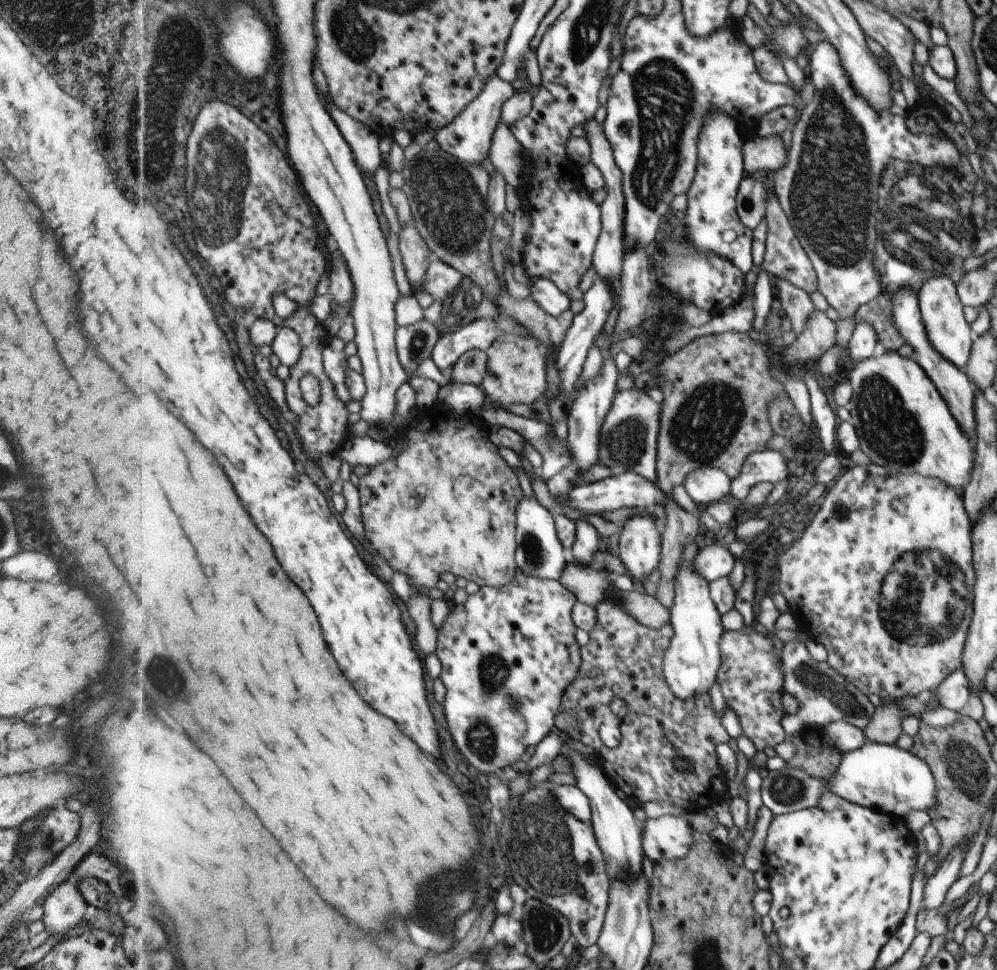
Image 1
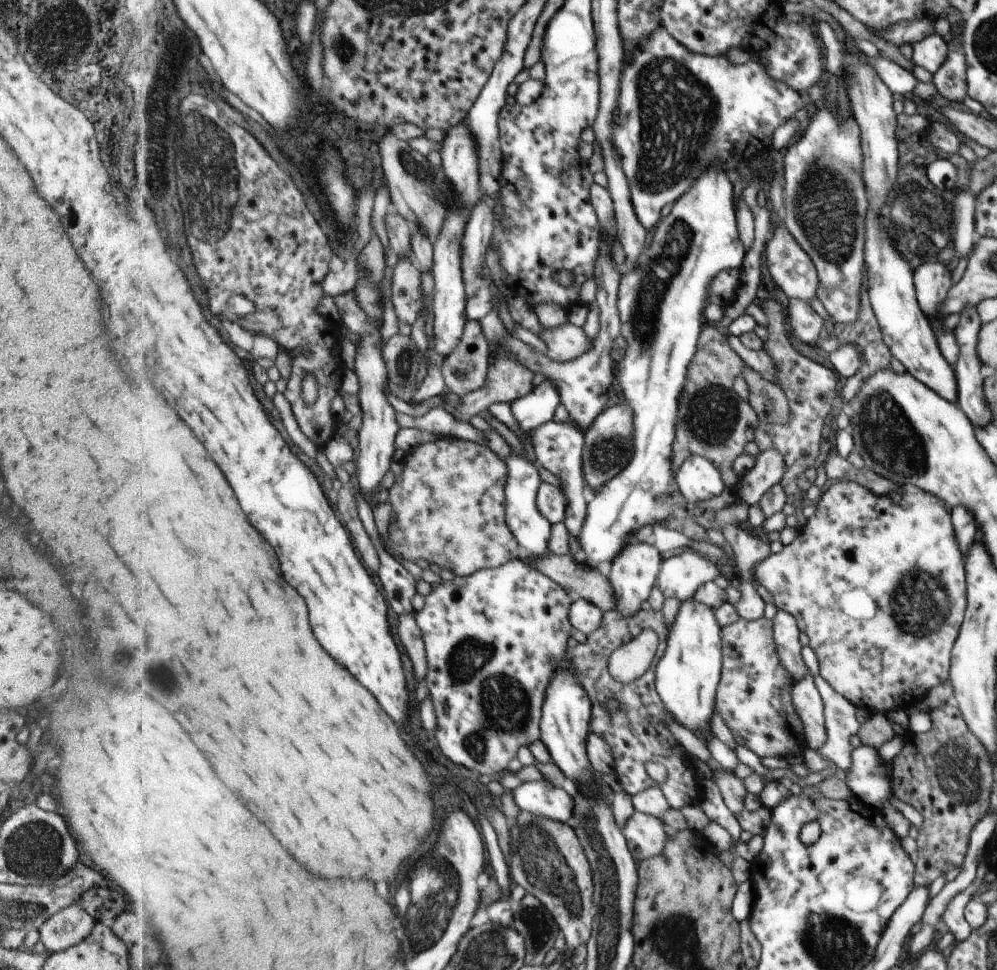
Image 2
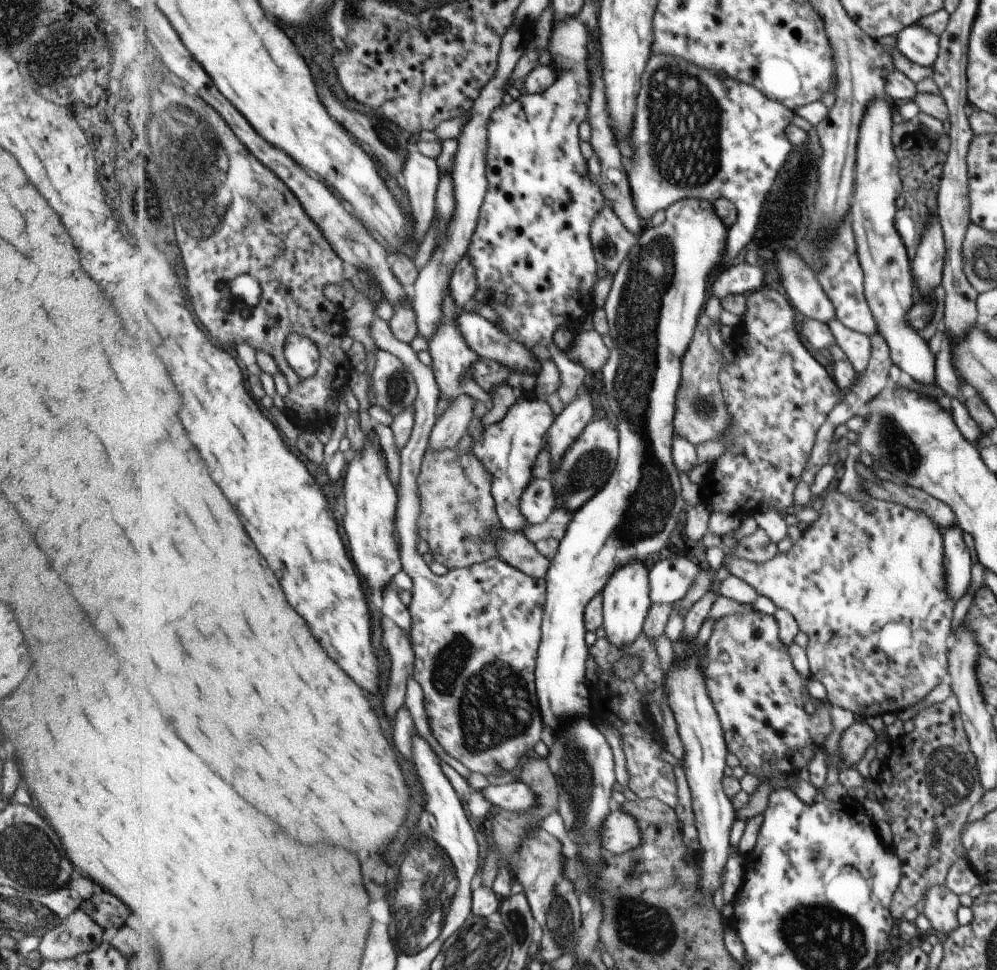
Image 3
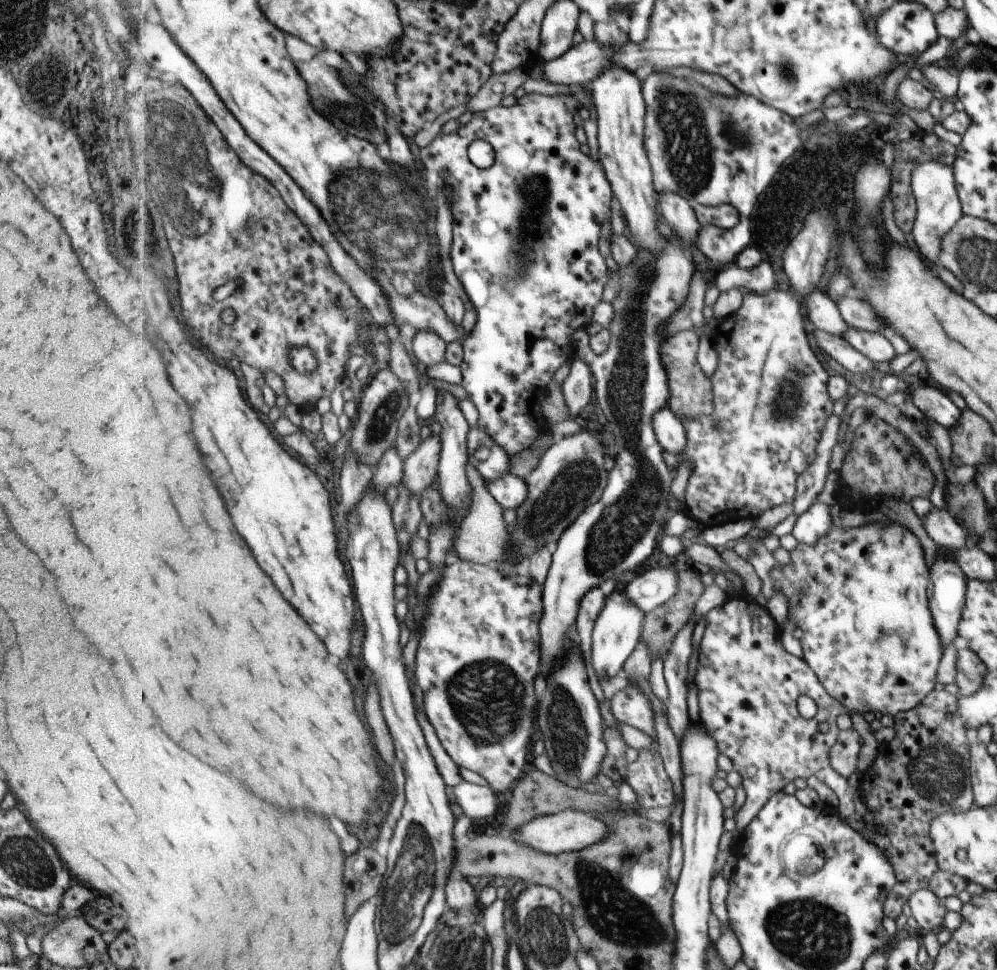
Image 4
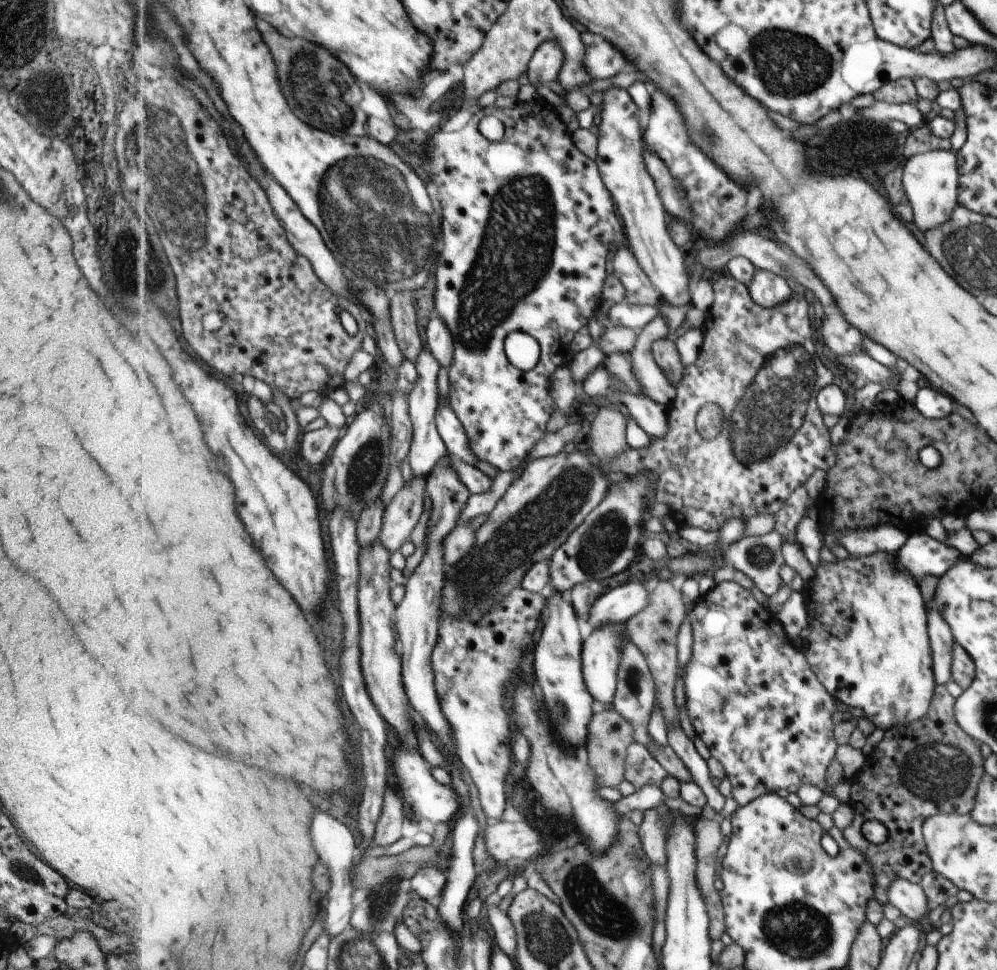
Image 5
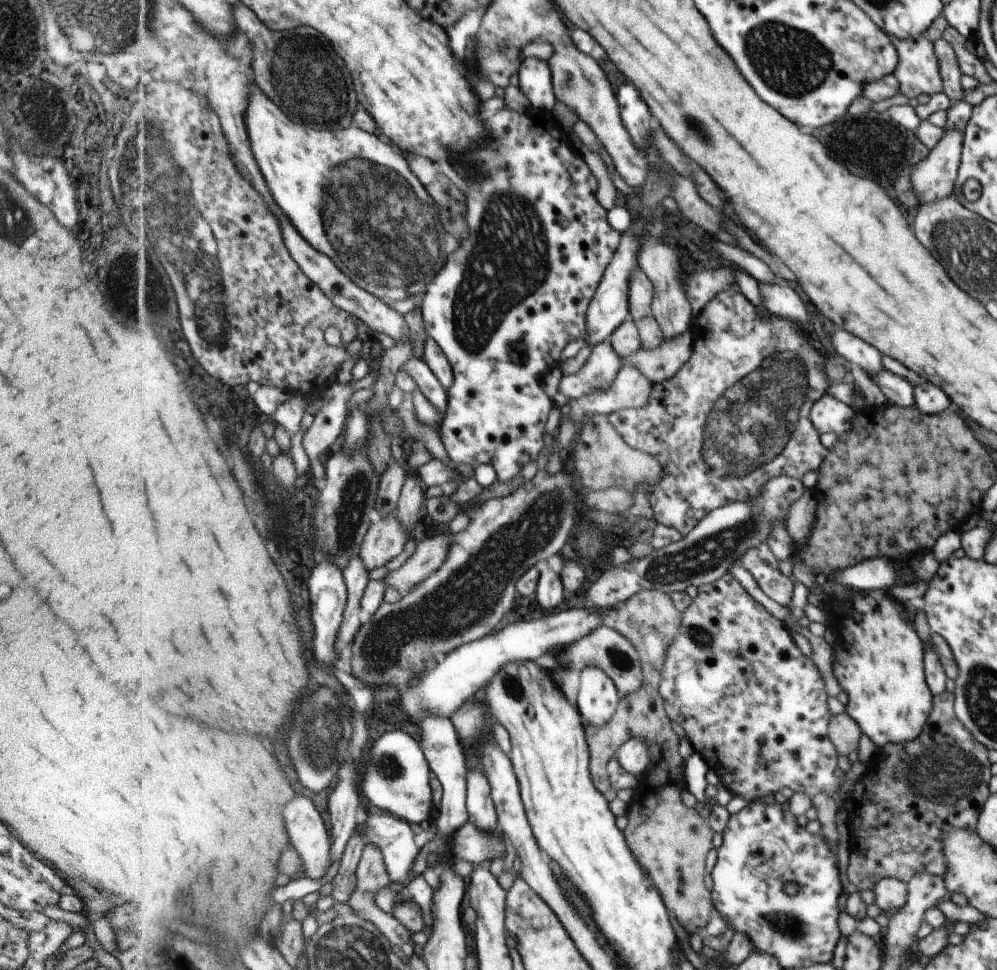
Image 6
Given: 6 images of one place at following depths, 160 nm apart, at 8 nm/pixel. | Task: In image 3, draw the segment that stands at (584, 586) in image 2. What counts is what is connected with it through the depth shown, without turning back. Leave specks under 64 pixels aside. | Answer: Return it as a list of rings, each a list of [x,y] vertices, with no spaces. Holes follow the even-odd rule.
[[[502,528],[496,531],[498,536],[499,558],[510,562],[519,570],[535,578],[546,578],[552,560],[539,552],[536,543],[531,542],[523,533],[507,531]]]

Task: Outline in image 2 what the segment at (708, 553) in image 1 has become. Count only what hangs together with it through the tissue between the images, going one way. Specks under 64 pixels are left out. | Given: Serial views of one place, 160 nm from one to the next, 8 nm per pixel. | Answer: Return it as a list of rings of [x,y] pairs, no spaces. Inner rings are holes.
[[[689,548],[664,560],[657,585],[663,589],[667,599],[677,597],[683,602],[693,599],[701,586],[719,577],[717,563]]]

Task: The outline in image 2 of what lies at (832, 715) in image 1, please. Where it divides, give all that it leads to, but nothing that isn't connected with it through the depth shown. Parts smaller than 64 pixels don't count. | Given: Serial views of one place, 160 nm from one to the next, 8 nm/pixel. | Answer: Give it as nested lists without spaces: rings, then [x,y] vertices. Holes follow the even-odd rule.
[[[777,610],[774,621],[774,637],[780,653],[781,664],[793,675],[795,682],[799,682],[808,674],[807,667],[801,659],[801,629],[798,620],[784,610]]]

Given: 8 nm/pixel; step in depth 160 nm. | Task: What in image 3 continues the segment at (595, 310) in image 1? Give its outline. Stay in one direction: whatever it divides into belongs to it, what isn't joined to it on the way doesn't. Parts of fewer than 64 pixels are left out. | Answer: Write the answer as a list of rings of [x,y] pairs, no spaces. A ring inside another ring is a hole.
[[[523,393],[507,416],[497,424],[487,428],[485,438],[474,443],[473,454],[480,458],[484,465],[494,474],[492,491],[496,498],[496,509],[500,521],[507,531],[522,533],[528,520],[522,513],[520,500],[529,488],[533,478],[533,466],[539,458],[539,452],[544,447],[546,432],[556,419],[551,406],[544,400],[539,400],[534,393]]]

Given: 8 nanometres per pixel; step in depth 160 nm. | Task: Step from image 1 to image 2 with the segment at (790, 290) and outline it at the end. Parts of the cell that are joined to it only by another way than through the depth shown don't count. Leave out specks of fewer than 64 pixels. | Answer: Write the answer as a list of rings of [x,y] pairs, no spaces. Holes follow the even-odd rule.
[[[788,298],[787,316],[792,334],[805,344],[815,344],[823,335],[823,319],[809,307],[807,301]]]

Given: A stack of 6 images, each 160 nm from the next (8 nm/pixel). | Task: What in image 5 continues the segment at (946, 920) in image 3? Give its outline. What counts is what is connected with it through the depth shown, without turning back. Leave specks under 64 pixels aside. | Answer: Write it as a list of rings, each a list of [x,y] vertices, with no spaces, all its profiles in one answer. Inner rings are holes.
[[[905,879],[893,881],[886,895],[888,903],[897,908],[901,916],[914,922],[927,916],[931,908],[918,883]]]

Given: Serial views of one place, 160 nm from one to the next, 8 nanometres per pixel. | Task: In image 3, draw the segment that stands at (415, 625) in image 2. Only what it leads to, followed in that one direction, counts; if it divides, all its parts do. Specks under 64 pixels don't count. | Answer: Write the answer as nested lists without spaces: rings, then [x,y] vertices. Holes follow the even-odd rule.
[[[393,624],[385,632],[385,642],[391,652],[393,668],[391,668],[391,686],[385,700],[389,716],[395,716],[395,712],[404,706],[407,696],[407,684],[416,674],[416,650],[413,646],[412,635],[403,627]]]

